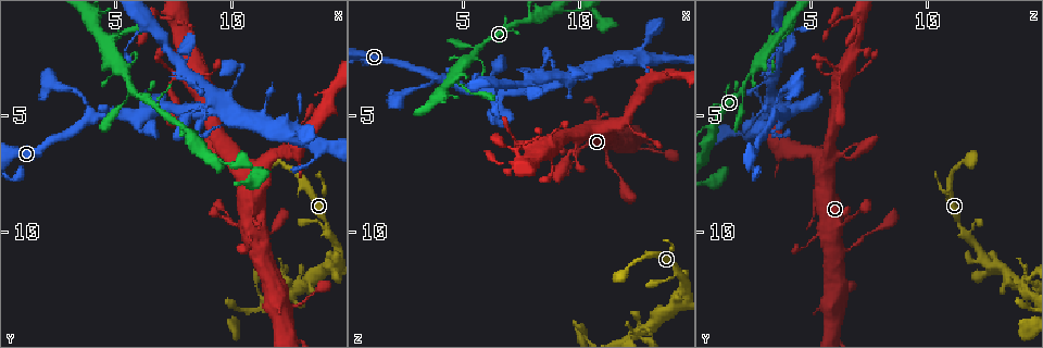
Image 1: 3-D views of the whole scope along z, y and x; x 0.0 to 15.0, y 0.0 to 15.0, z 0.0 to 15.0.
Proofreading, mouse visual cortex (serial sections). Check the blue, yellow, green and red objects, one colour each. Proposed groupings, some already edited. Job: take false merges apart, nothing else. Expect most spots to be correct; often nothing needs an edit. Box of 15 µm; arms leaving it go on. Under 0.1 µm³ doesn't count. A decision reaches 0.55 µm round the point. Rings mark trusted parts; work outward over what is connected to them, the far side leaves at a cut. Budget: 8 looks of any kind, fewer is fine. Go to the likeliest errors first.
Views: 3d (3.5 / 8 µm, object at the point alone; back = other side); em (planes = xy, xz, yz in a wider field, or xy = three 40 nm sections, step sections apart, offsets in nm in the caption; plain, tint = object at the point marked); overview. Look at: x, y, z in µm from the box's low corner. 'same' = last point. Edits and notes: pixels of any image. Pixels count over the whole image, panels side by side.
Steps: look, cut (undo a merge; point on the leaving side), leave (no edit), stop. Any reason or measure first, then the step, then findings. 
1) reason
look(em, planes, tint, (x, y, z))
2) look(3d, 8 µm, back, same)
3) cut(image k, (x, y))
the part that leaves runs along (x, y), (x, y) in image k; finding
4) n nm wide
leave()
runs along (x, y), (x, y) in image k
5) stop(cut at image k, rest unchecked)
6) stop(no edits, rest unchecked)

thick turns thin
look(3d, 3.5 µm, (5.7, 3.9, 2.0))

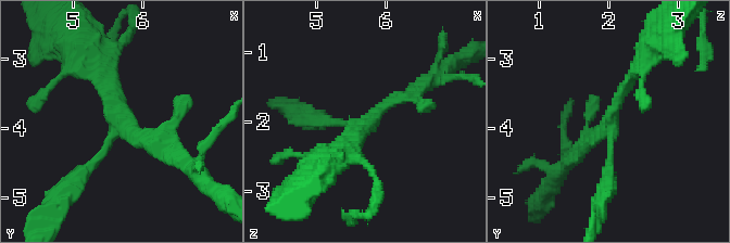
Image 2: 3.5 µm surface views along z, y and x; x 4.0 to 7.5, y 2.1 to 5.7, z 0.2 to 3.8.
shape alone is not enough
look(em, xy, step 5, tint, (5.75, 3.95, 2.00))

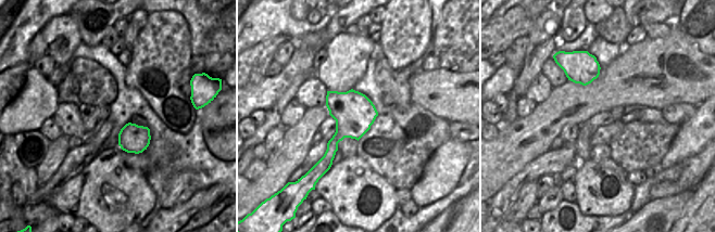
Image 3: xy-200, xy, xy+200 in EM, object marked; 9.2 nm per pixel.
380 nm wide
leave()
runs along (174, 158), (134, 136), (93, 65) in image 2; all the same cell

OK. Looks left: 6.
four or more arms meet
look(3d, 3.5 µm, (9.6, 4.1, 3.5))

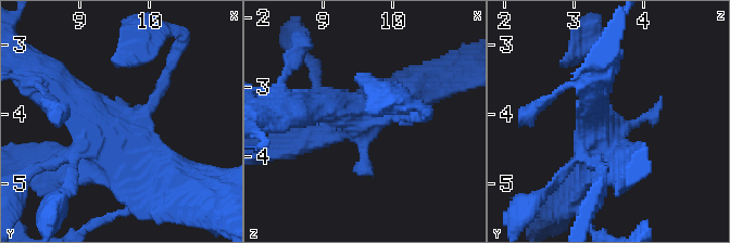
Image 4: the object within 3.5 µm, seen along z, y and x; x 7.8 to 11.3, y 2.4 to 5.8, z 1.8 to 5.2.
look(em, xy, step 2, tint, (9.60, 4.20, 3.35))

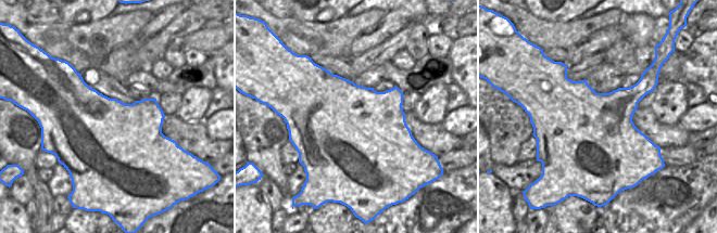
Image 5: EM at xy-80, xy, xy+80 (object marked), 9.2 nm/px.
look(em, xy, step 3, tint, same)

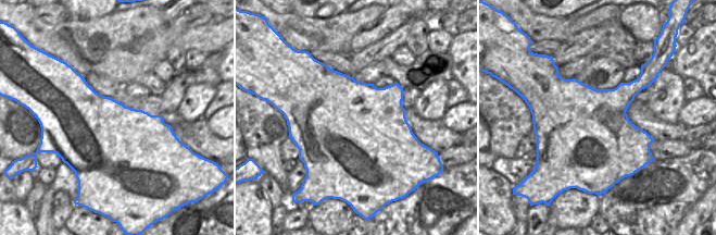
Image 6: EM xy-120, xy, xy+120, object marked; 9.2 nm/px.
leave()
runs along (630, 168), (591, 131), (594, 88) in image 4; all the same cell

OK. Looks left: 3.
three-way junction
look(3d, 3.5 µm, (12.6, 12.6, 14.4))

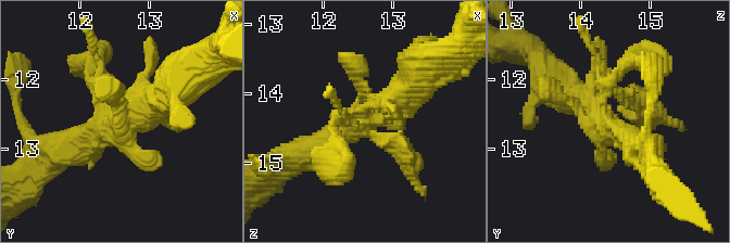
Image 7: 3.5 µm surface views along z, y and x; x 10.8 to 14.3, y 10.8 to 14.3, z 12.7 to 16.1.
look(em, xy, step 5, tint, (12.60, 12.60, 14.40))

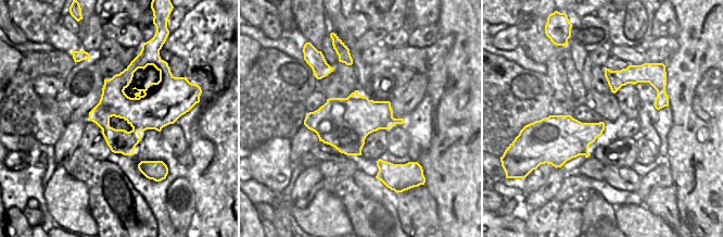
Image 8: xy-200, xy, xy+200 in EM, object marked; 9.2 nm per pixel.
leave()
runs along (418, 78), (307, 156) in image 7; all the same cell

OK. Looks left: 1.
stop(no edits, rest unchecked)

